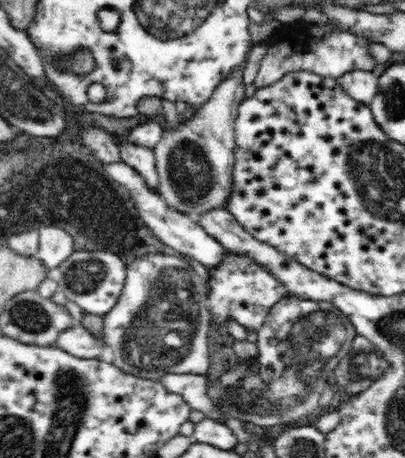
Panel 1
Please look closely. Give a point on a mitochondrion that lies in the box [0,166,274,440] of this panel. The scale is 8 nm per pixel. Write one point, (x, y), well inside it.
(161, 336)

